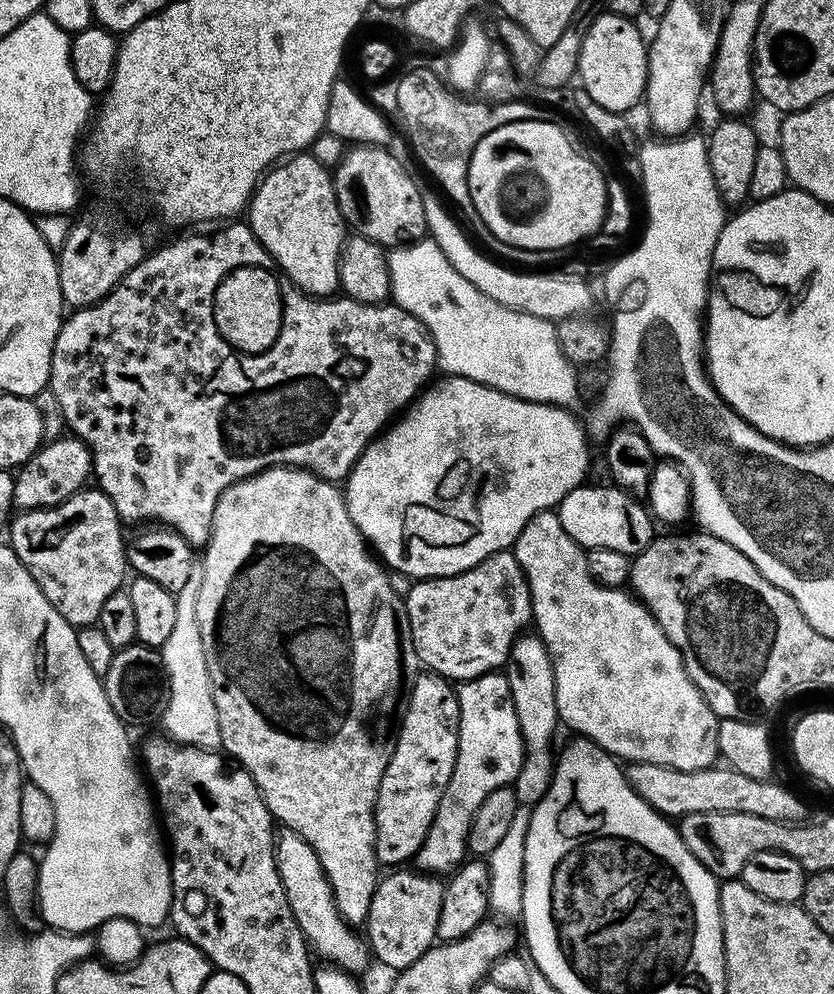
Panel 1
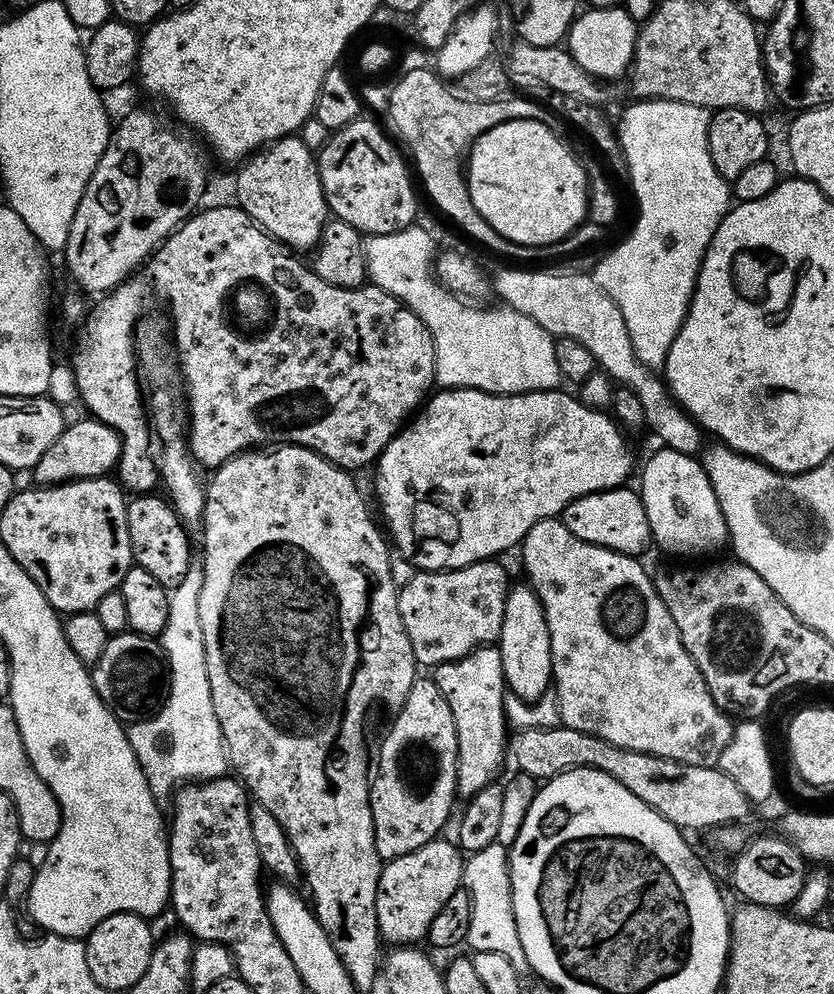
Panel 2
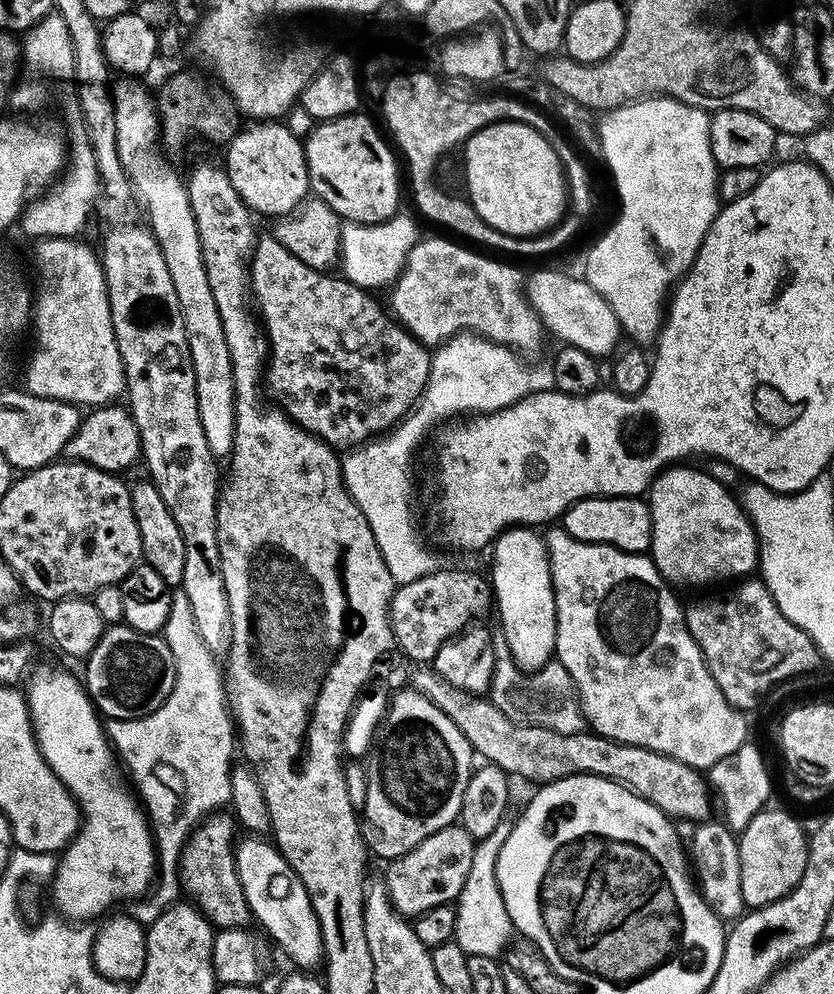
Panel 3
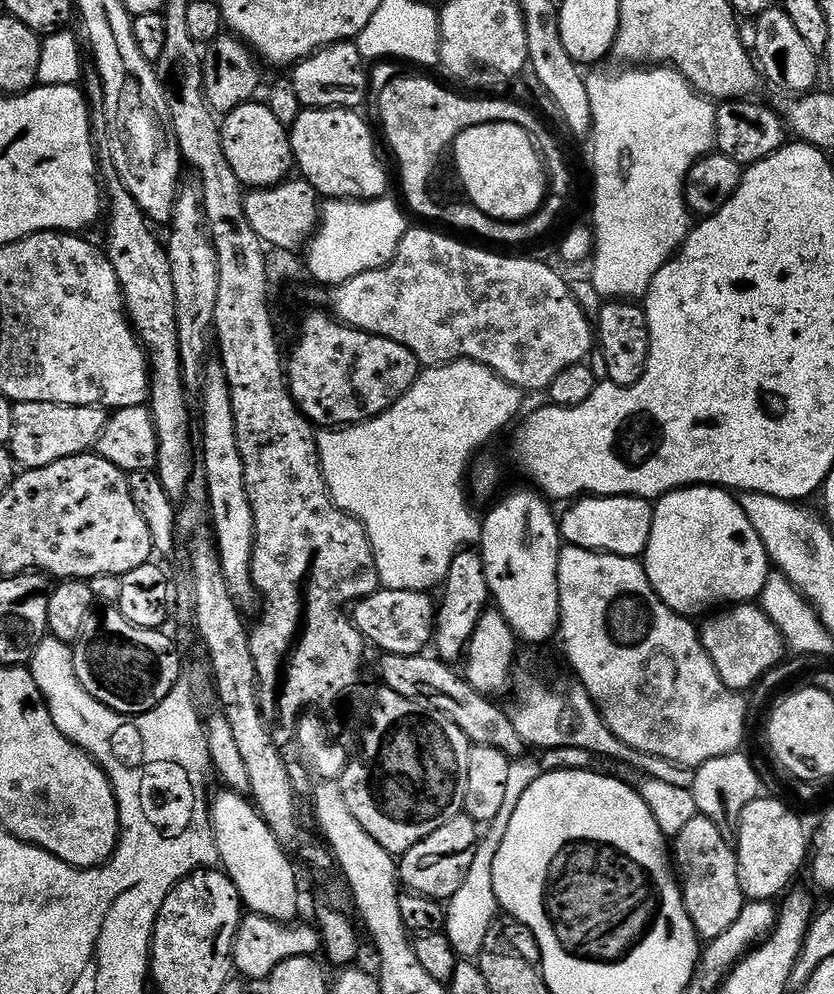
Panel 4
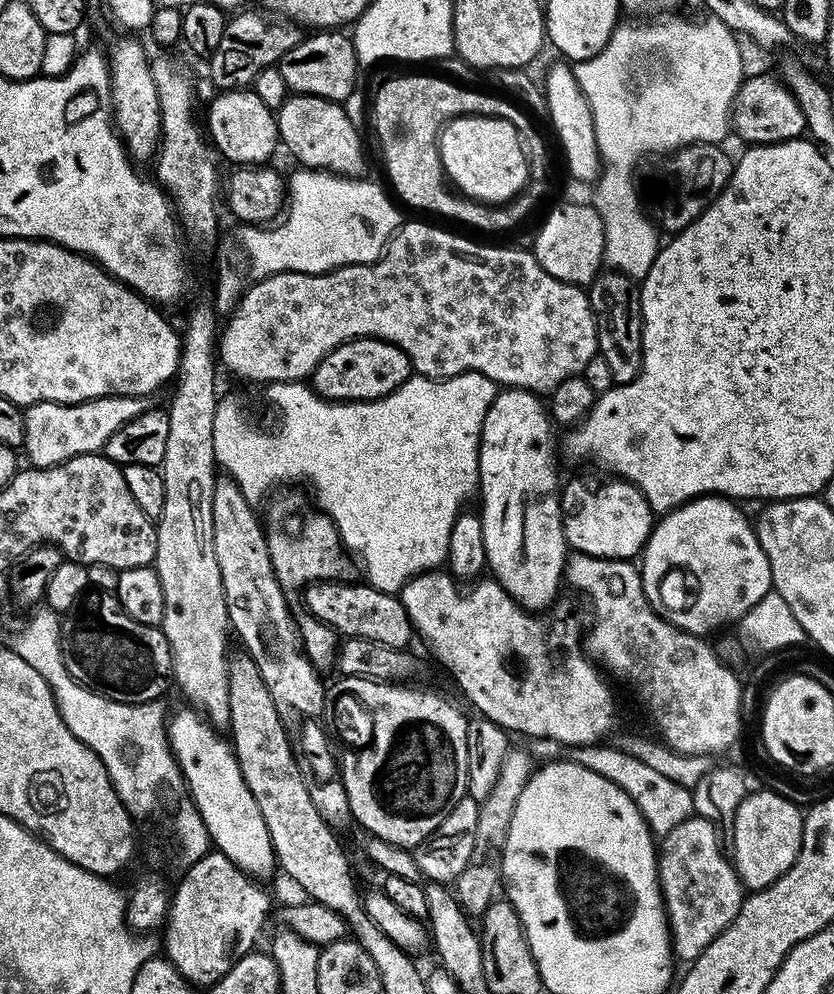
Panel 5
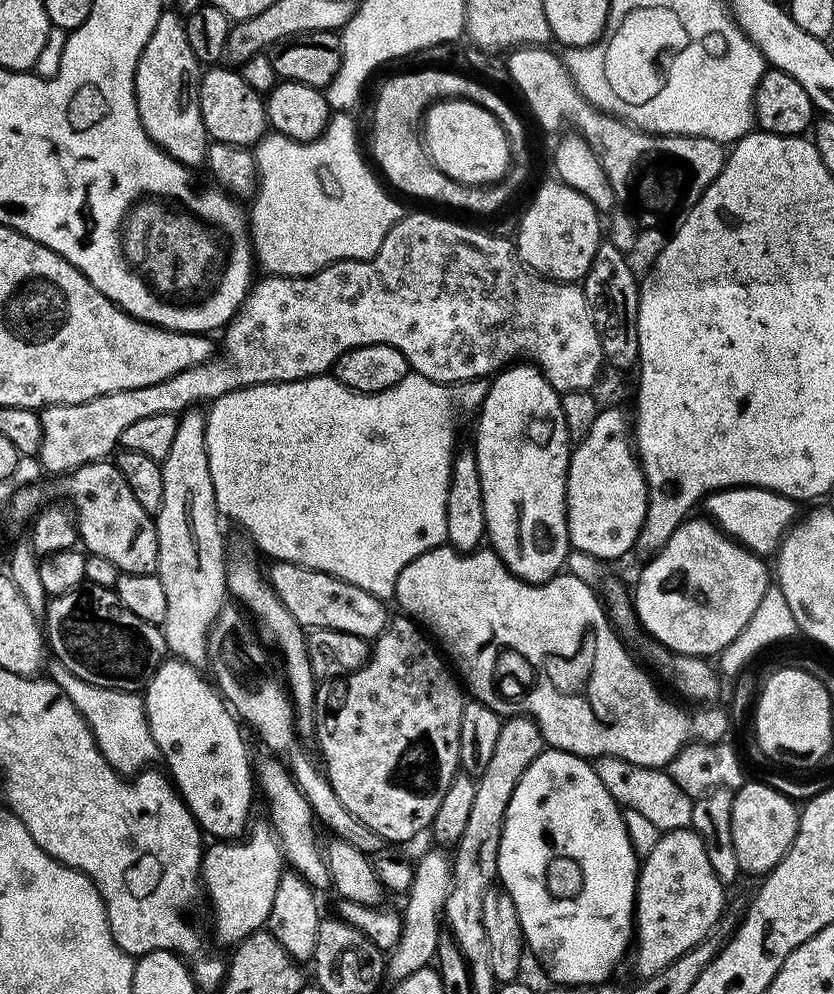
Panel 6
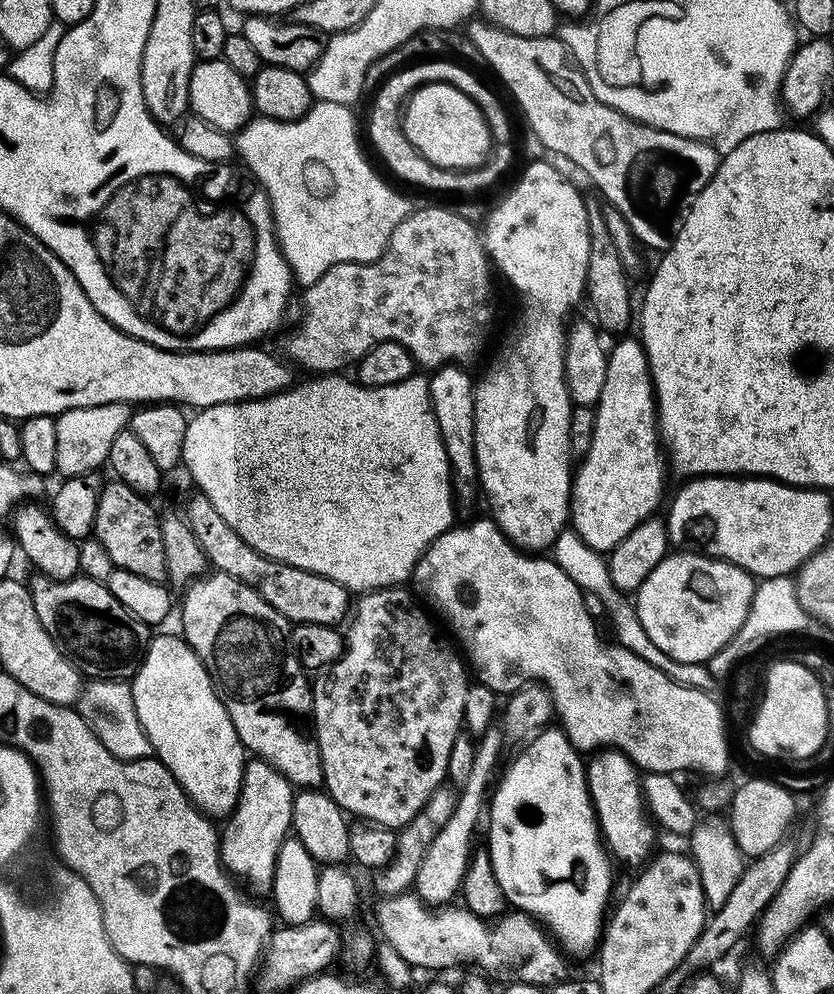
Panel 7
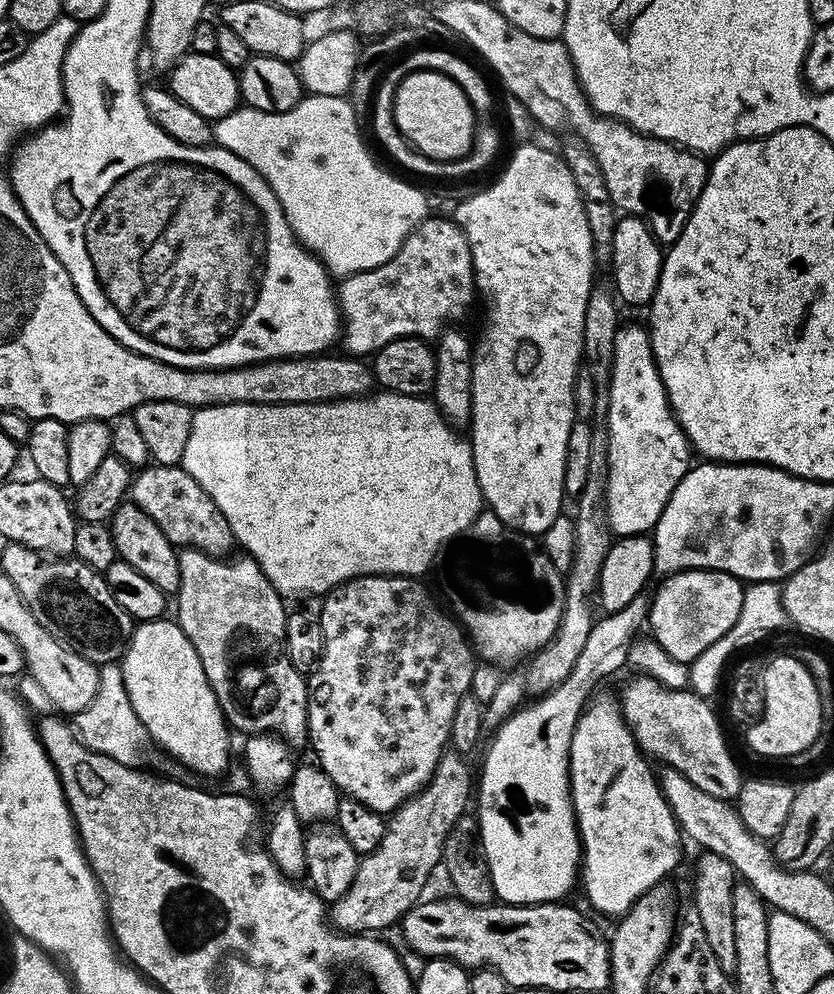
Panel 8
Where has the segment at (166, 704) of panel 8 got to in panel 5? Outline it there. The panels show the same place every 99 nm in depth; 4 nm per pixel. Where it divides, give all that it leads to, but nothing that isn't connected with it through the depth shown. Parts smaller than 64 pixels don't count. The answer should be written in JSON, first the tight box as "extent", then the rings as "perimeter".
{"extent":[166,706,277,878],"perimeter":[[[184,706],[173,716],[171,713],[166,727],[168,745],[176,756],[180,772],[188,784],[188,794],[196,803],[215,851],[230,858],[236,868],[253,878],[270,875],[272,868],[274,872],[277,867],[270,830],[266,830],[262,810],[258,810],[258,802],[254,802],[254,794],[250,794],[250,786],[246,786],[246,778],[242,778],[231,743],[225,737],[223,740],[220,737],[223,735],[191,706]]]}

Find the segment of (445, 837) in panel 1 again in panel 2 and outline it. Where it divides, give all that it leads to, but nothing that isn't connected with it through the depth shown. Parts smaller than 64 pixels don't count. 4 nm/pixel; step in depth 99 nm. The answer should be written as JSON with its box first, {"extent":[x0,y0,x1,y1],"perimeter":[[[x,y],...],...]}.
{"extent":[434,646,510,798],"perimeter":[[[496,646],[475,648],[462,658],[435,665],[434,672],[438,690],[442,690],[442,698],[446,698],[450,714],[454,714],[458,734],[456,795],[469,798],[499,777],[496,775],[510,748],[510,725],[504,713],[506,685],[500,649]]]}

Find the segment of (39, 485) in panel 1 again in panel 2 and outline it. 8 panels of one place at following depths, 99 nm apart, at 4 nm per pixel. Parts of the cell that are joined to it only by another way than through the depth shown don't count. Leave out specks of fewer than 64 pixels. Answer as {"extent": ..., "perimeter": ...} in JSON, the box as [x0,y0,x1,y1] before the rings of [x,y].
{"extent":[30,418,120,486],"perimeter":[[[83,418],[69,423],[62,430],[58,442],[38,458],[36,465],[30,469],[35,483],[40,486],[65,484],[68,480],[85,480],[95,476],[108,476],[120,462],[120,436],[113,428],[100,420]]]}

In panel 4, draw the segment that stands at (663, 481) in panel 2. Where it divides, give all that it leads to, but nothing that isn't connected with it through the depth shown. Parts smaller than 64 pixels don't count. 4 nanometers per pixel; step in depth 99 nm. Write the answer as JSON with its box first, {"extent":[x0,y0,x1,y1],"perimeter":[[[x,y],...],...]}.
{"extent":[642,484,770,618],"perimeter":[[[686,484],[682,488],[671,488],[666,494],[656,497],[652,504],[650,538],[646,542],[642,553],[642,563],[650,586],[654,586],[654,594],[658,594],[658,598],[662,598],[662,602],[666,602],[666,606],[670,606],[670,610],[674,610],[680,616],[689,618],[695,617],[695,612],[705,611],[704,613],[707,613],[717,606],[728,606],[733,602],[755,601],[770,575],[768,552],[762,546],[762,538],[758,538],[758,530],[754,530],[754,526],[750,526],[750,518],[746,518],[739,499],[729,489],[714,484]]]}

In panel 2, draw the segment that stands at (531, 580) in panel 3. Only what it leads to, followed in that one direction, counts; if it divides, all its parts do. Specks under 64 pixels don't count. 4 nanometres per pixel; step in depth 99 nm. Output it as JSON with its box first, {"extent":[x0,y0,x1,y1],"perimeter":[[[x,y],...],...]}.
{"extent":[498,583,553,701],"perimeter":[[[527,583],[513,587],[504,600],[504,617],[498,641],[502,670],[507,689],[525,701],[542,699],[553,687],[550,630],[546,626],[544,607]]]}

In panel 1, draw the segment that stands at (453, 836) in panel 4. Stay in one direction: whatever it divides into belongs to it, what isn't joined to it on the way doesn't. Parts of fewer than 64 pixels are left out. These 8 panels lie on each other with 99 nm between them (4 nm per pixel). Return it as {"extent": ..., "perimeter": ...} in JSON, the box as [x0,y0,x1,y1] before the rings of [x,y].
{"extent":[364,868,444,972],"perimeter":[[[398,868],[377,883],[364,923],[369,949],[377,960],[394,972],[409,968],[435,945],[438,918],[444,897],[439,877],[410,868]]]}

